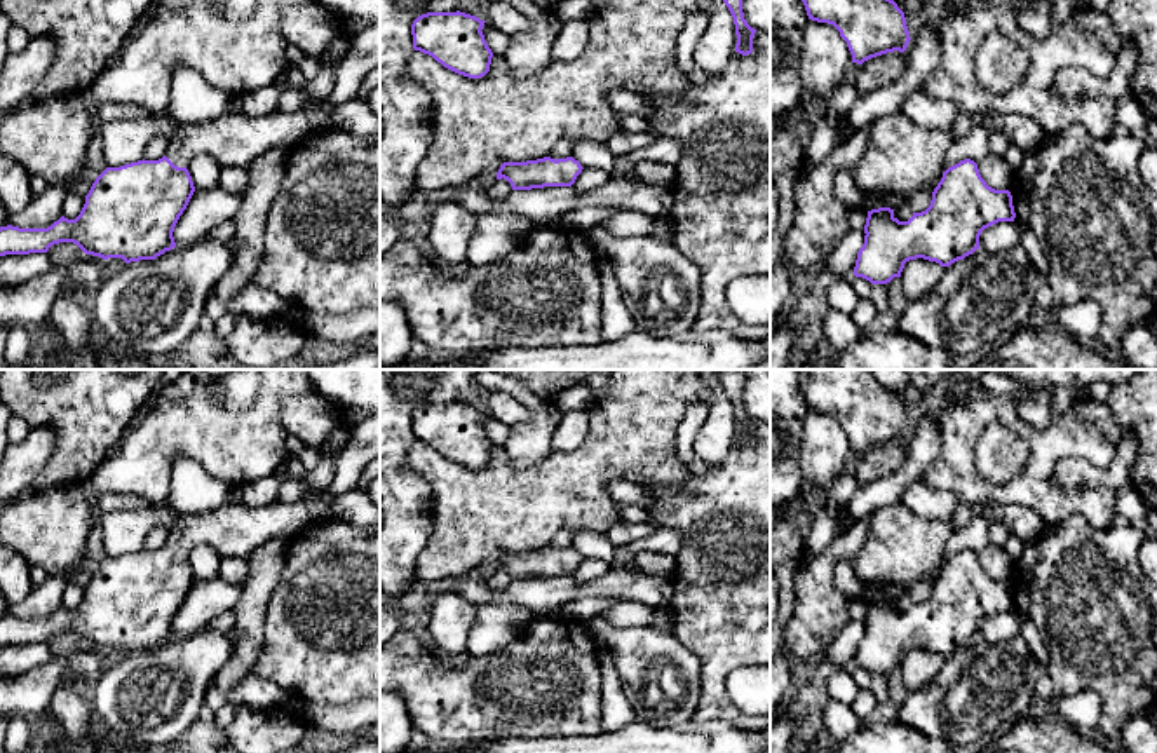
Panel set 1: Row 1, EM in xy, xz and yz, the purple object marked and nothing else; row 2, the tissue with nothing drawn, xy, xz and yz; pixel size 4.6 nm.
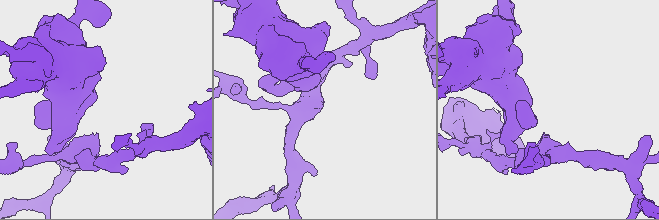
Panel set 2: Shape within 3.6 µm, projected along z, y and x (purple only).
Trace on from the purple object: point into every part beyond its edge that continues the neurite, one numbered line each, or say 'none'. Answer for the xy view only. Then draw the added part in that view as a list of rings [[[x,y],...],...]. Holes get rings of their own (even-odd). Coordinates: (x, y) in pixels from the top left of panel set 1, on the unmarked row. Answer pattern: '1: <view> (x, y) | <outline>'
1: xy (234, 529) | [[[329,490],[314,502],[275,500],[261,507],[228,502],[209,512],[183,514],[169,530],[166,547],[178,558],[188,558],[197,544],[209,544],[220,556],[247,558],[270,539],[289,539],[314,519],[329,518],[335,497]]]

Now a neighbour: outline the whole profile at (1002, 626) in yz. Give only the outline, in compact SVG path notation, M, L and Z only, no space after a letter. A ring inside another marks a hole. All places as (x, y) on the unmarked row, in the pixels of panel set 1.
M998 612L979 626L979 638L986 641L1009 641L1019 636L1019 619L1014 612Z

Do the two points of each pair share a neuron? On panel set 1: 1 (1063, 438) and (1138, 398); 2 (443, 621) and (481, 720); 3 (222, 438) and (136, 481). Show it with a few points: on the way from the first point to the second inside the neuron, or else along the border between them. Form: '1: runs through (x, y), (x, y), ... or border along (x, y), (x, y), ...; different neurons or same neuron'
1: border along (1105, 403), (1123, 429); different neurons
2: border along (429, 647), (446, 659); different neurons
3: runs through (201, 438), (180, 438), (157, 461); same neuron

